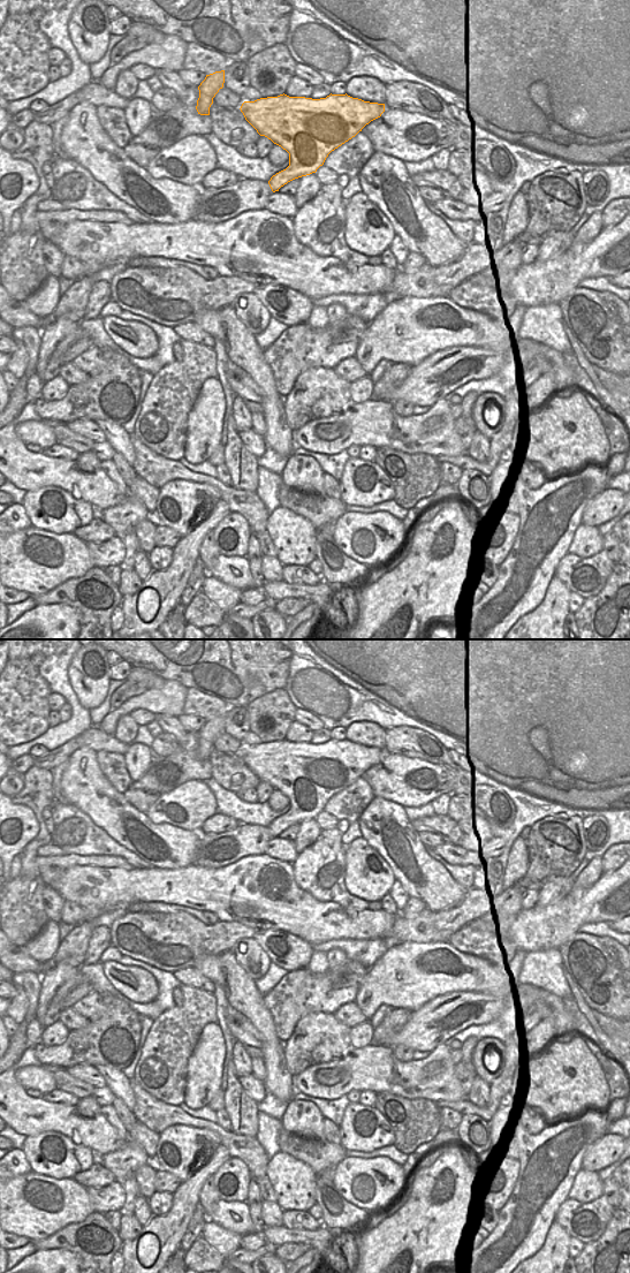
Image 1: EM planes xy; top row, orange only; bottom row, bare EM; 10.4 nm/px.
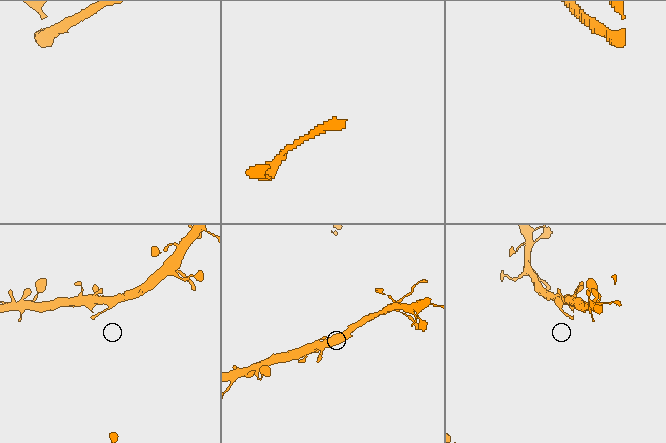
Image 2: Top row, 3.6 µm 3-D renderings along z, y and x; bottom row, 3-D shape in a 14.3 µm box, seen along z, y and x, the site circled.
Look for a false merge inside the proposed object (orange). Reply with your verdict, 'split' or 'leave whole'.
split

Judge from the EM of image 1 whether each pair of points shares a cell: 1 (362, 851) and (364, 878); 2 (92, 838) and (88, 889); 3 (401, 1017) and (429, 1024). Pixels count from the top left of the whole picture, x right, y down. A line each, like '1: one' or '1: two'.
1: one
2: two
3: two

